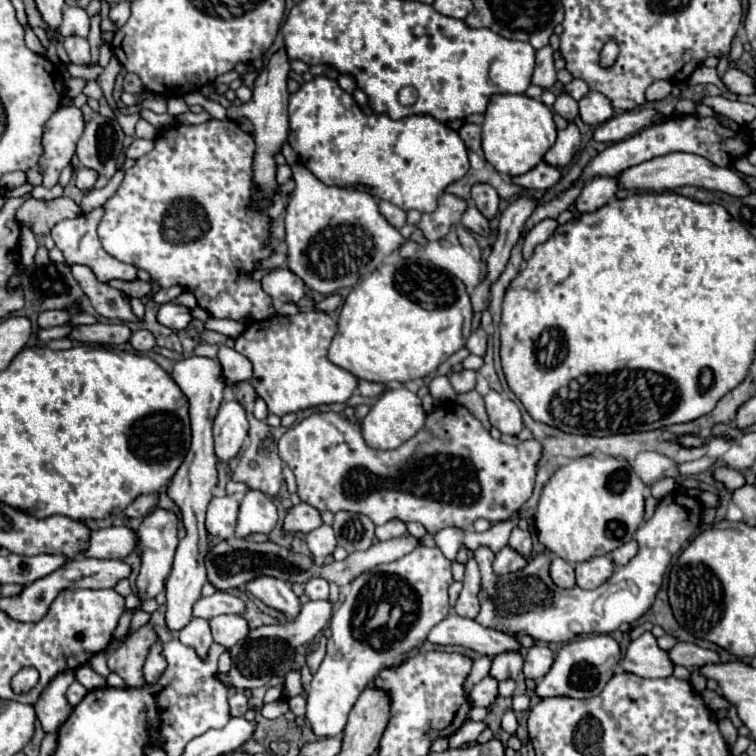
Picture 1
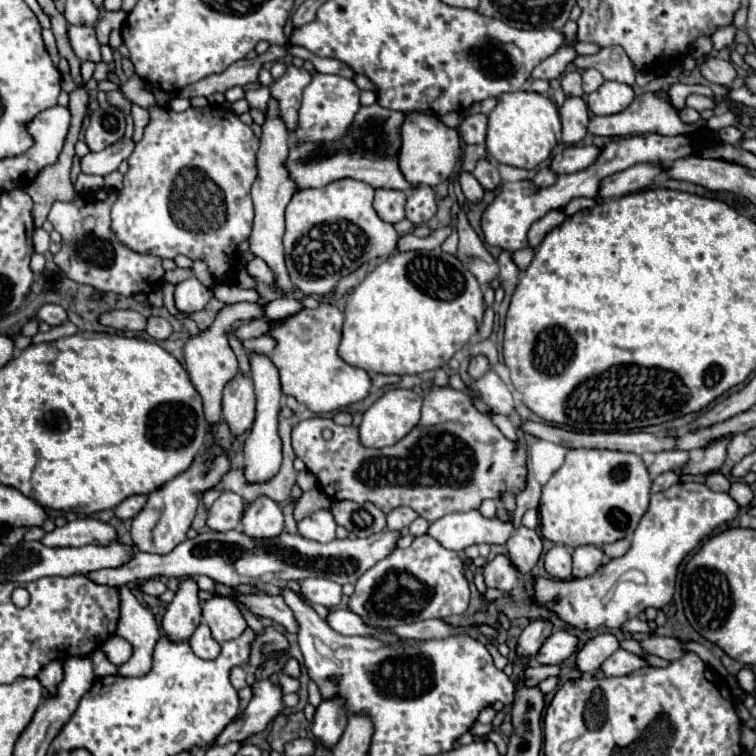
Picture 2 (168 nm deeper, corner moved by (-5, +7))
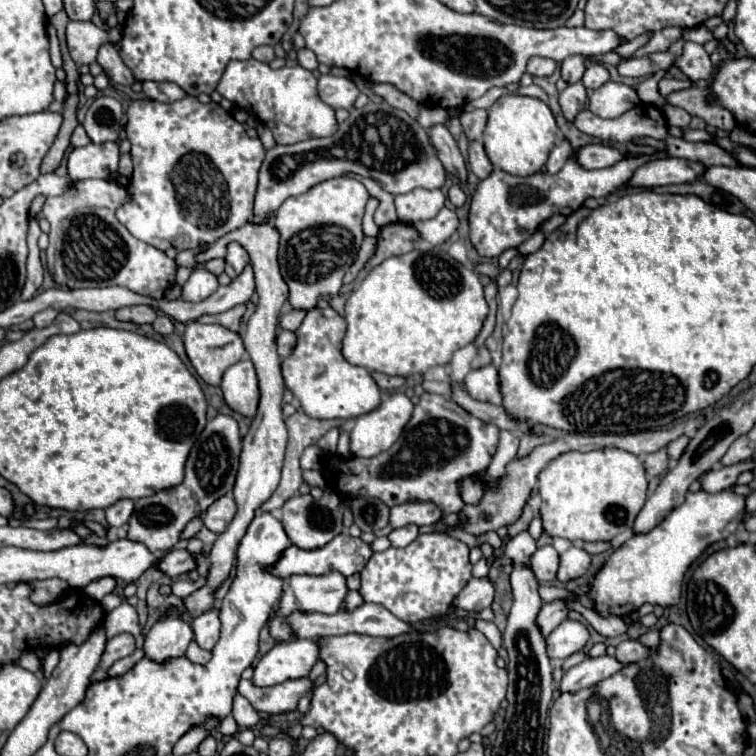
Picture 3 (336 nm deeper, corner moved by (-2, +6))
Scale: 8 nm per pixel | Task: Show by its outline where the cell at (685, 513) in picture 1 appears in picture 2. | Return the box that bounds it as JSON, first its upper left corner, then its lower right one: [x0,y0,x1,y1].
[533,484,739,630]

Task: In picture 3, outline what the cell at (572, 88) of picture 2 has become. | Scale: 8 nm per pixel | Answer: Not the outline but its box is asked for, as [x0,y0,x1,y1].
[562,55,586,83]

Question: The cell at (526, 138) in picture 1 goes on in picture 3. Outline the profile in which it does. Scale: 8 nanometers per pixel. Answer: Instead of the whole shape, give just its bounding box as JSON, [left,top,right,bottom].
[484,95,558,177]

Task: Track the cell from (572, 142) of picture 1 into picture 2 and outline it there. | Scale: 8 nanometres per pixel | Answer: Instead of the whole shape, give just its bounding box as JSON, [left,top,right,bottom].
[559,98,589,144]

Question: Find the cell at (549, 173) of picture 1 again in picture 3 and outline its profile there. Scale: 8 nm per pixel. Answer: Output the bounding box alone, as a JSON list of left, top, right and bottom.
[578,145,624,169]

